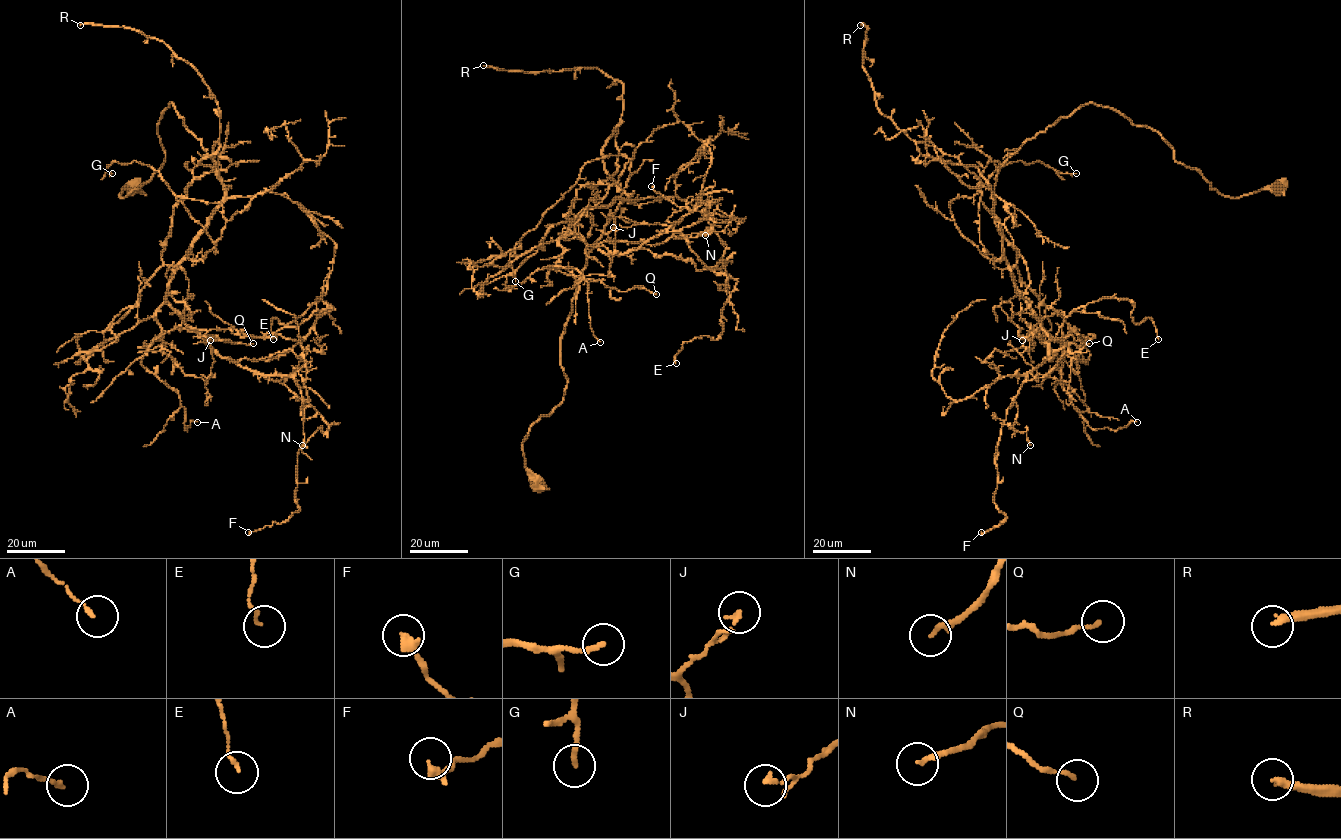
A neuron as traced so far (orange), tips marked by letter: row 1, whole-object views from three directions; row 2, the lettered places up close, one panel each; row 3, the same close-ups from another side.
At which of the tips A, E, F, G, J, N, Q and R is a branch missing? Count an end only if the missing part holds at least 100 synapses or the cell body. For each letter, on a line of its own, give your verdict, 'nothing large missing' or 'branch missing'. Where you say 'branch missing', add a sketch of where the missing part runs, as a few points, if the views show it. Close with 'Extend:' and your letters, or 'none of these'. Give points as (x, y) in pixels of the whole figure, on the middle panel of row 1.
A: nothing large missing
E: nothing large missing
F: nothing large missing
G: nothing large missing
J: nothing large missing
N: nothing large missing
Q: nothing large missing
R: branch missing
Extend: R

